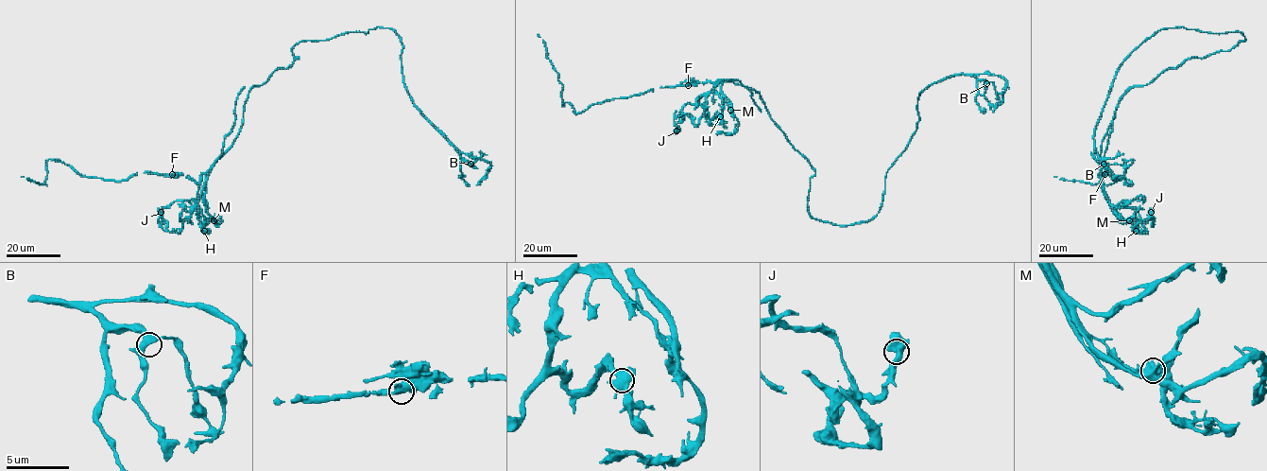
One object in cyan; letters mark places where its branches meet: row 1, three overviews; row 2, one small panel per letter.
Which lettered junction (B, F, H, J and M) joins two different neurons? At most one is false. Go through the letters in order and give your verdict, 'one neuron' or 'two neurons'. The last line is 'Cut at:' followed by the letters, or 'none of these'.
B: one neuron
F: one neuron
H: one neuron
J: one neuron
M: two neurons
Cut at: M

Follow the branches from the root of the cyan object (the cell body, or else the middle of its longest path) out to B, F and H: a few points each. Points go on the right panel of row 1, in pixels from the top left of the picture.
B: (1182, 62), (1228, 51), (1245, 38), (1178, 26), (1141, 43), (1120, 66), (1095, 130), (1094, 148), (1104, 164)
F: (1182, 62), (1145, 85), (1131, 87), (1122, 97), (1101, 165), (1102, 183), (1104, 174)
H: (1182, 62), (1145, 85), (1131, 87), (1114, 113), (1101, 185), (1121, 220), (1138, 210), (1132, 225), (1136, 231)

